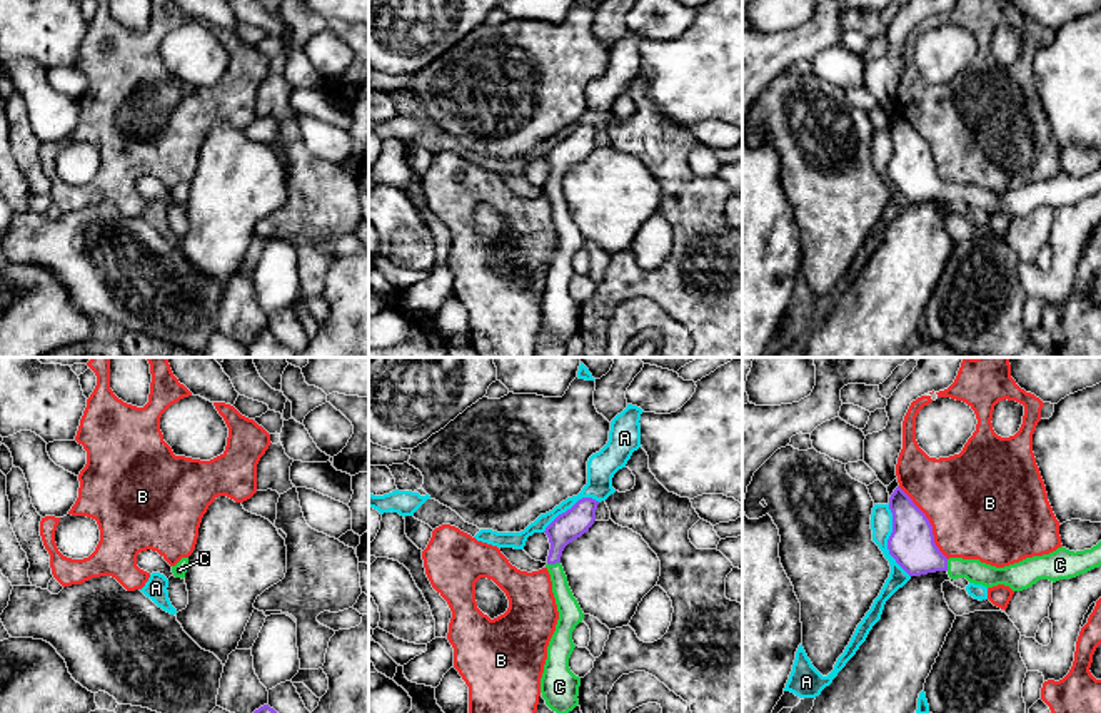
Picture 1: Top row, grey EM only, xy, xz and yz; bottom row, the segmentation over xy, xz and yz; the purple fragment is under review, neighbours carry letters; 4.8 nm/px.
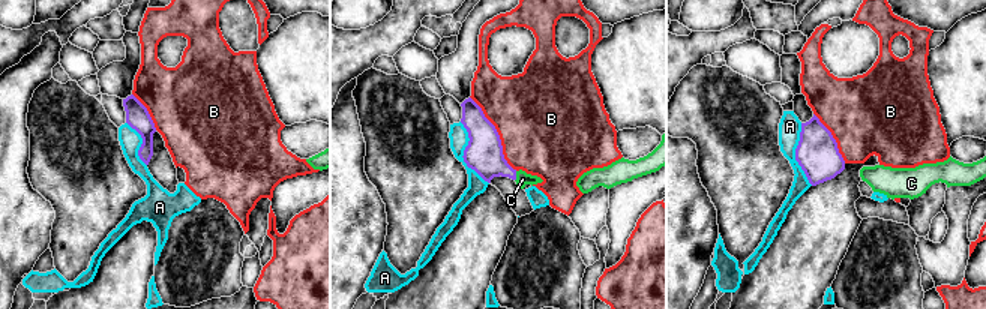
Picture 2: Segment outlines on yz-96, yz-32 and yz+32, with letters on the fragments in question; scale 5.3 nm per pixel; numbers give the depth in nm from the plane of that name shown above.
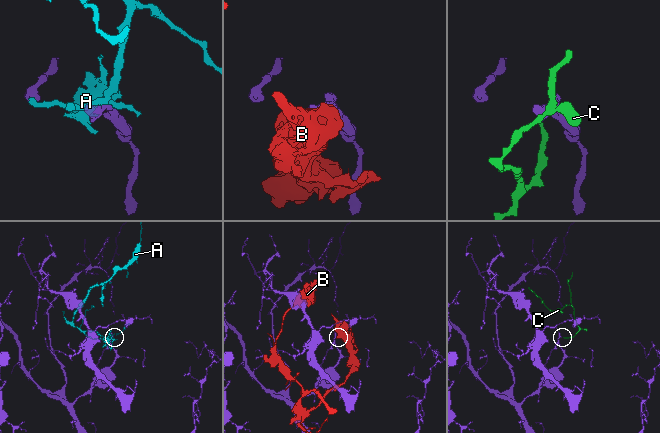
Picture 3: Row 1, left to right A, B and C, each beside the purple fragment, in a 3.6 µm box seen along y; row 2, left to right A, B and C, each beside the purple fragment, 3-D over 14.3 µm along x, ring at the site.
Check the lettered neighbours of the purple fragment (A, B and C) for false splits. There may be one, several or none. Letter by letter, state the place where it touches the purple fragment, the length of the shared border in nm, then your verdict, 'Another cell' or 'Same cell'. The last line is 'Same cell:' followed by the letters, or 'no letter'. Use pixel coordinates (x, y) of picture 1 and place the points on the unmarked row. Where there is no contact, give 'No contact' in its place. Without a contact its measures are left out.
A: Touches purple at yz (888, 167). Shared border 360 nm. Another cell
B: Touches purple at yz (930, 149). Shared border 420 nm. Another cell
C: Touches purple at xz (553, 189). Shared border 70 nm. Same cell
Same cell: C

